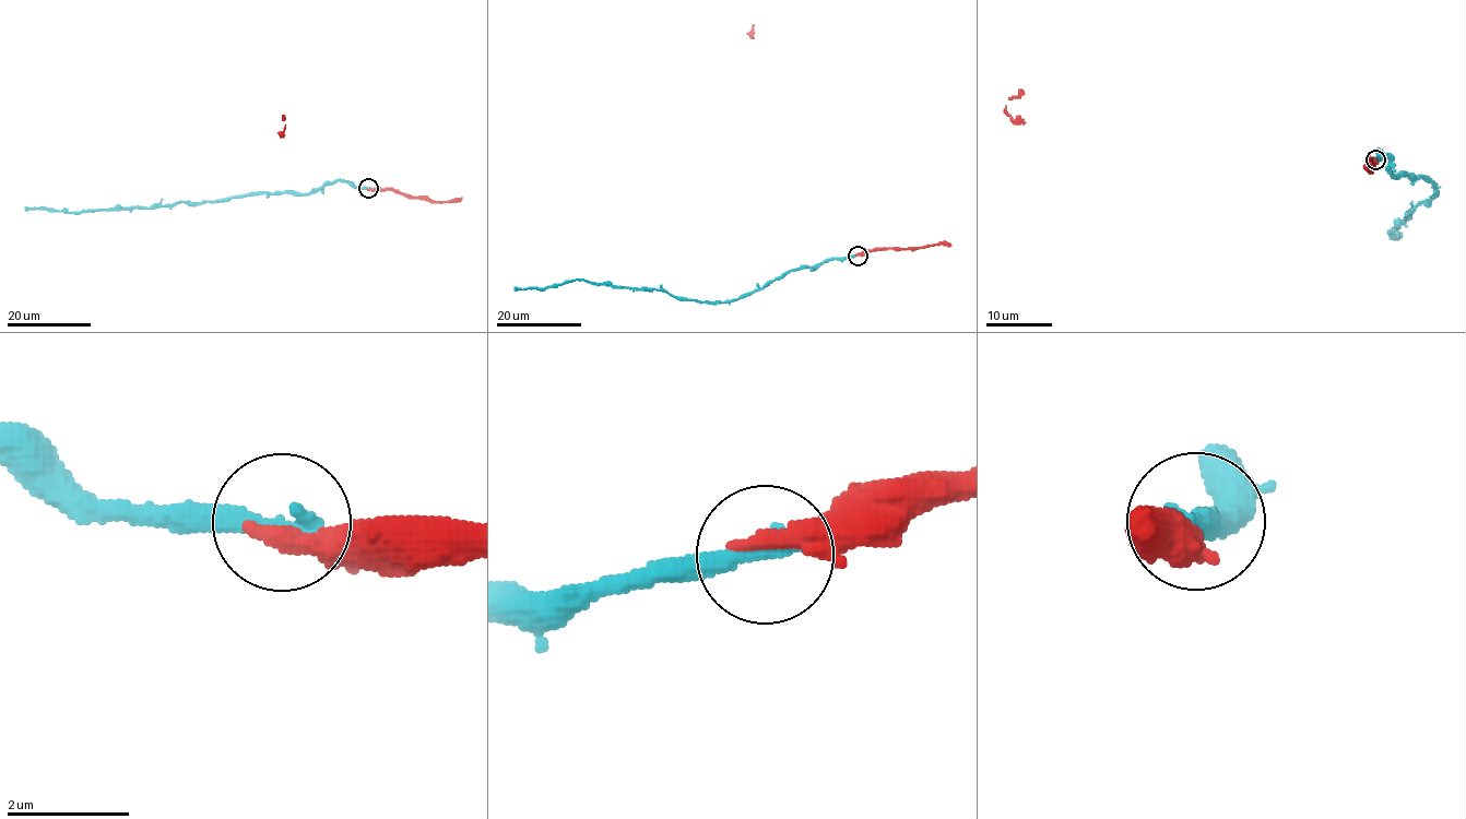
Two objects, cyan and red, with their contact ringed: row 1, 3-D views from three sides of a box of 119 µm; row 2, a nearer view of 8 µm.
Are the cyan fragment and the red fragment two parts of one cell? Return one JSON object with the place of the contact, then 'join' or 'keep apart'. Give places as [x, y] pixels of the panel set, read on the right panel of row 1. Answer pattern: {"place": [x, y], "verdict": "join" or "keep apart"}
{"place": [1375, 159], "verdict": "join"}

